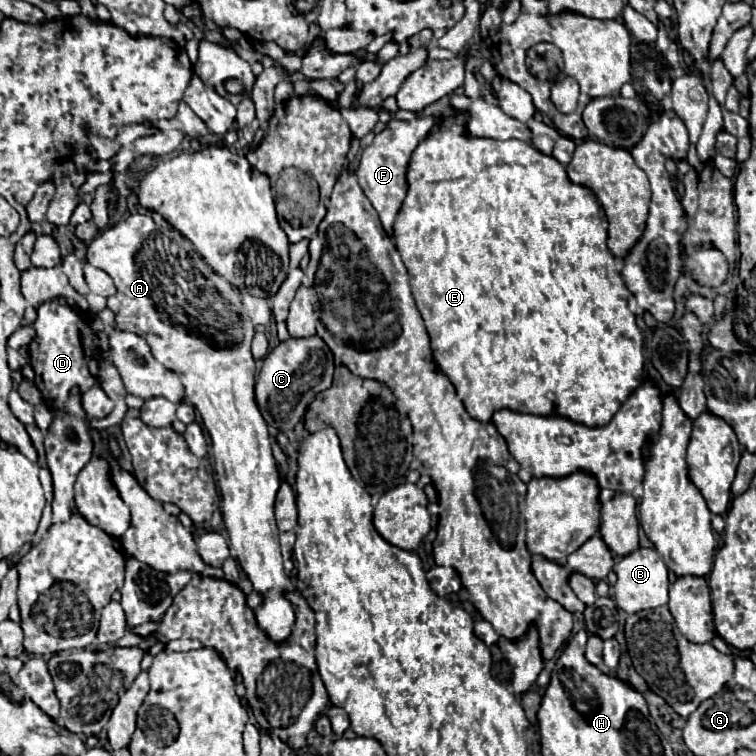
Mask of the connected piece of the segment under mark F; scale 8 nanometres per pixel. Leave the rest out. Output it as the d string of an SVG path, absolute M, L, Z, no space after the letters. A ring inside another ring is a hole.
M437 114L437 116L423 116L423 118L415 118L409 122L403 120L391 120L387 124L387 128L379 134L375 134L373 142L363 150L359 164L357 164L357 178L361 184L363 194L369 198L371 206L375 208L383 230L393 236L393 222L403 206L405 194L407 194L407 166L409 160L413 156L413 150L417 148L417 144L421 144L429 134L431 128L435 128L445 116Z

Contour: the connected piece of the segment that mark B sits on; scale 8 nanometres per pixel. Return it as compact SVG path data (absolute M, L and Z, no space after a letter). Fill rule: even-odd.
M637 548L633 554L627 554L621 558L621 562L615 566L615 604L625 614L637 614L643 610L655 610L659 606L667 604L667 588L669 588L669 576L667 568L659 554L655 554L649 548Z

